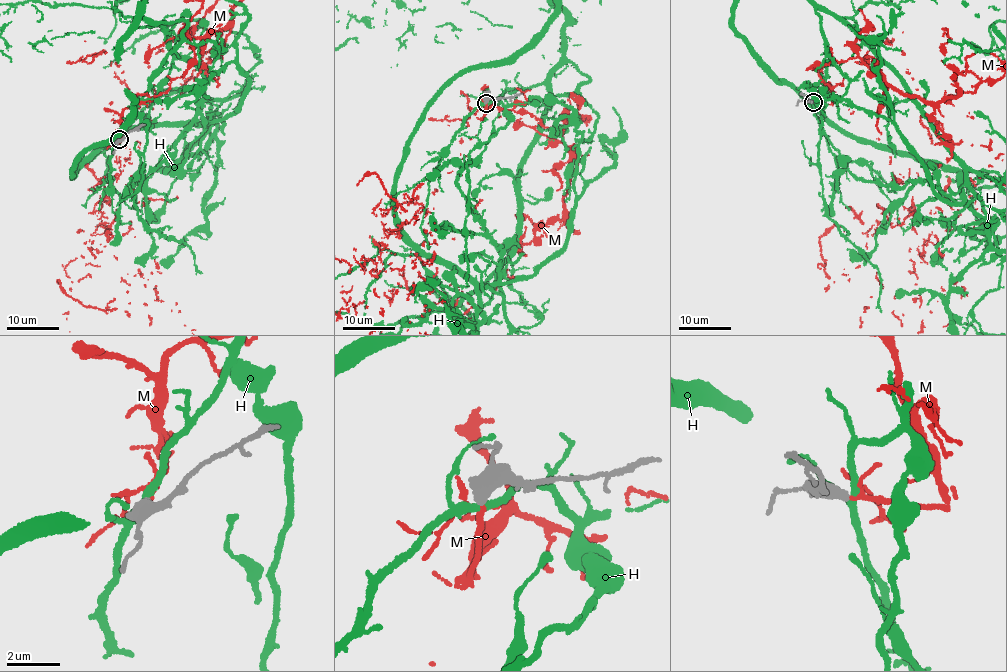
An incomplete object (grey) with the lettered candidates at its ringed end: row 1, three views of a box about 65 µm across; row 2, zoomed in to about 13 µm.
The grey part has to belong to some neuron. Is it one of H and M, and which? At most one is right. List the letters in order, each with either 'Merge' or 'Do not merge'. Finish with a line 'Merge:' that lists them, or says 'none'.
H: Do not merge
M: Merge
Merge: M

